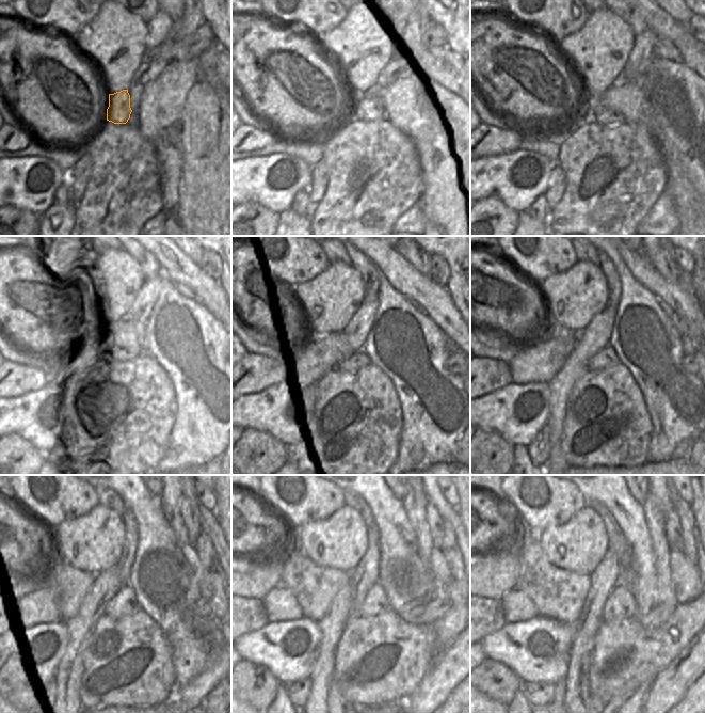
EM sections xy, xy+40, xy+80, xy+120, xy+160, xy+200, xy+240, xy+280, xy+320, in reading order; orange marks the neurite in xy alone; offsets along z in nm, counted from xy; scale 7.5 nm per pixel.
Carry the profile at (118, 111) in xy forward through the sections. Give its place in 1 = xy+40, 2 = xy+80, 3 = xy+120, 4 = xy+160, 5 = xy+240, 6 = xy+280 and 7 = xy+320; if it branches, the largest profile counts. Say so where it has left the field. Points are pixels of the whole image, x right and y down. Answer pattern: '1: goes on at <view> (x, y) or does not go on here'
1: goes on at xy+40 (369, 108)
2: goes on at xy+80 (602, 115)
3: goes on at xy+120 (114, 359)
4: goes on at xy+160 (356, 361)
5: goes on at xy+240 (124, 602)
6: goes on at xy+280 (375, 601)
7: goes on at xy+320 (620, 604)

